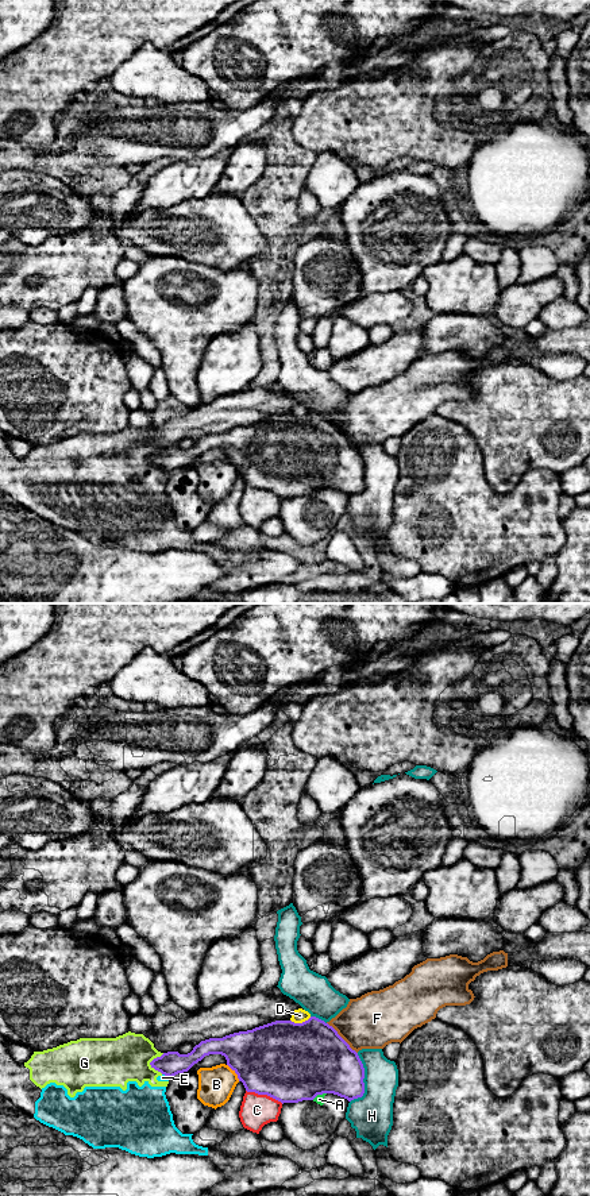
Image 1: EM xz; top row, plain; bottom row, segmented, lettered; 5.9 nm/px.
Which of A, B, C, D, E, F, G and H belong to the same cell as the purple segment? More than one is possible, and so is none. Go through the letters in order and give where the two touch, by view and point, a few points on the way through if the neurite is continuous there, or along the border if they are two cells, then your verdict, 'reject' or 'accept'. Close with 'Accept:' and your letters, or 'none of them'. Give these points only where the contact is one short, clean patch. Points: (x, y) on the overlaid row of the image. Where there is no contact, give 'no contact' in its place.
A: contact xz (319, 1094); border xz (326, 1092), (317, 1094), (312, 1099); reject
B: contact xz (235, 1072); border xz (227, 1064), (239, 1080); reject
C: contact xz (265, 1094); reject
D: contact xz (300, 1023); reject
E: contact xz (166, 1075); reject
F: contact xz (342, 1038); reject
G: contact xz (150, 1063); reject
H: contact xz (362, 1080); reject
Accept: none of them

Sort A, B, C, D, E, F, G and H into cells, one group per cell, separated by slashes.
A / B / C / D / E G / F / H

